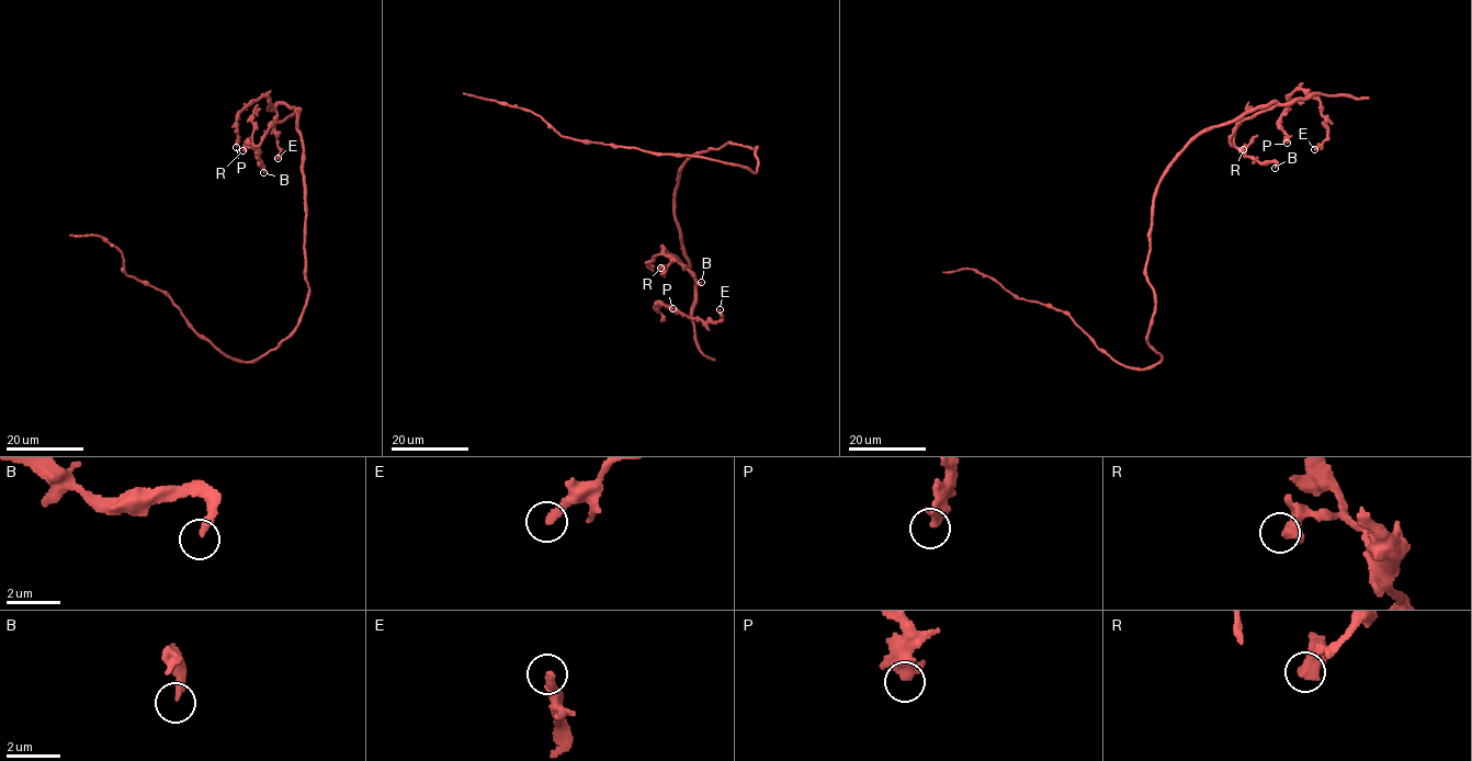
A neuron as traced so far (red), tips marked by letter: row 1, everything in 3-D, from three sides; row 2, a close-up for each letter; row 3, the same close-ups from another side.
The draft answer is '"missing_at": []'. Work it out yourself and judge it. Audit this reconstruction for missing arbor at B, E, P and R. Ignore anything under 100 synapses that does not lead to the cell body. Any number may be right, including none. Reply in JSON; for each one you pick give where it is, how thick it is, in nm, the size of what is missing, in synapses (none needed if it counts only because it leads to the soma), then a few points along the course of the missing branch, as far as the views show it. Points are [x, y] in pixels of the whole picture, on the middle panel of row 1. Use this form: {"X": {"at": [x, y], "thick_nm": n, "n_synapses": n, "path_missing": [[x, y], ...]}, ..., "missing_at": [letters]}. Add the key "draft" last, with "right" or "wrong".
{"missing_at": [], "draft": "right"}

